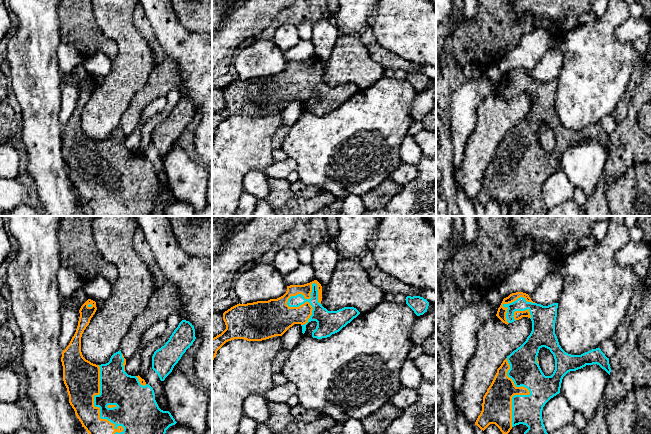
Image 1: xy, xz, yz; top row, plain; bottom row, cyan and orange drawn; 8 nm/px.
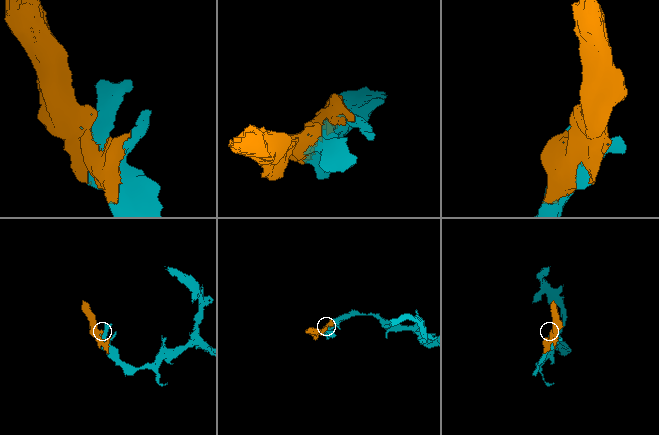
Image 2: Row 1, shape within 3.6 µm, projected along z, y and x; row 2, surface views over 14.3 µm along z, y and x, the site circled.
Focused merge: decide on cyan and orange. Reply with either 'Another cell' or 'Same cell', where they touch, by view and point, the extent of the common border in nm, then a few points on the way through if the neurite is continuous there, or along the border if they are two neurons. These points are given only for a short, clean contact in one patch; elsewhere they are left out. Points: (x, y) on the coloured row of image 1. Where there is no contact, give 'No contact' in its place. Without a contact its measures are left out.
Same cell. Touches cyan at xz (310, 304). Shared border 360 nm

